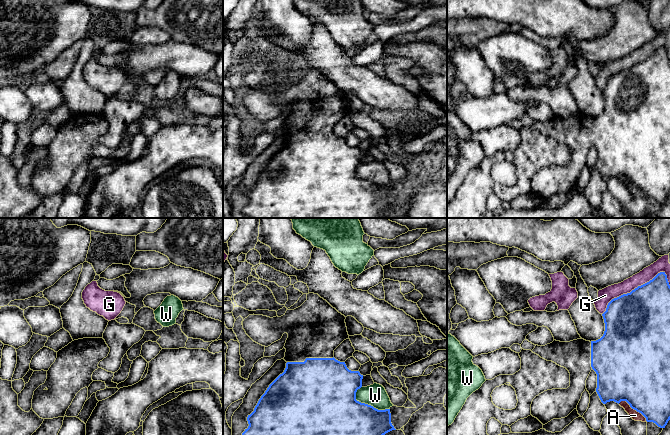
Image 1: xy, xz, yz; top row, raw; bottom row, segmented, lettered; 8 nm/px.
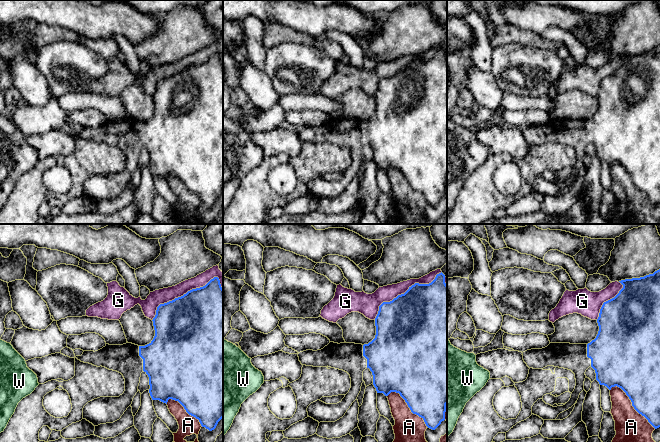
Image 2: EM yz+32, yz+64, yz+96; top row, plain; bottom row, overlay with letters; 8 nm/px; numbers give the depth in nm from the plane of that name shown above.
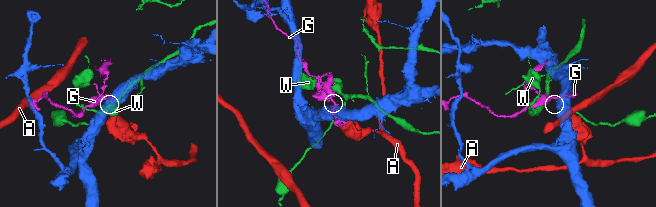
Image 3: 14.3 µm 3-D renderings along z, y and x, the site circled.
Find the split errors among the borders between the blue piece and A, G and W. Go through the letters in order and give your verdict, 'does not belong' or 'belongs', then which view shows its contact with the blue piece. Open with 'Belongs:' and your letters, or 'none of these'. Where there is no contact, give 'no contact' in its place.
Belongs: none of these
A: does not belong; contact in yz
G: does not belong; contact in yz
W: does not belong; contact in xz

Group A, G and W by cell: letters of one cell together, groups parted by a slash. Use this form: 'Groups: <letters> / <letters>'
Groups: A / G / W

